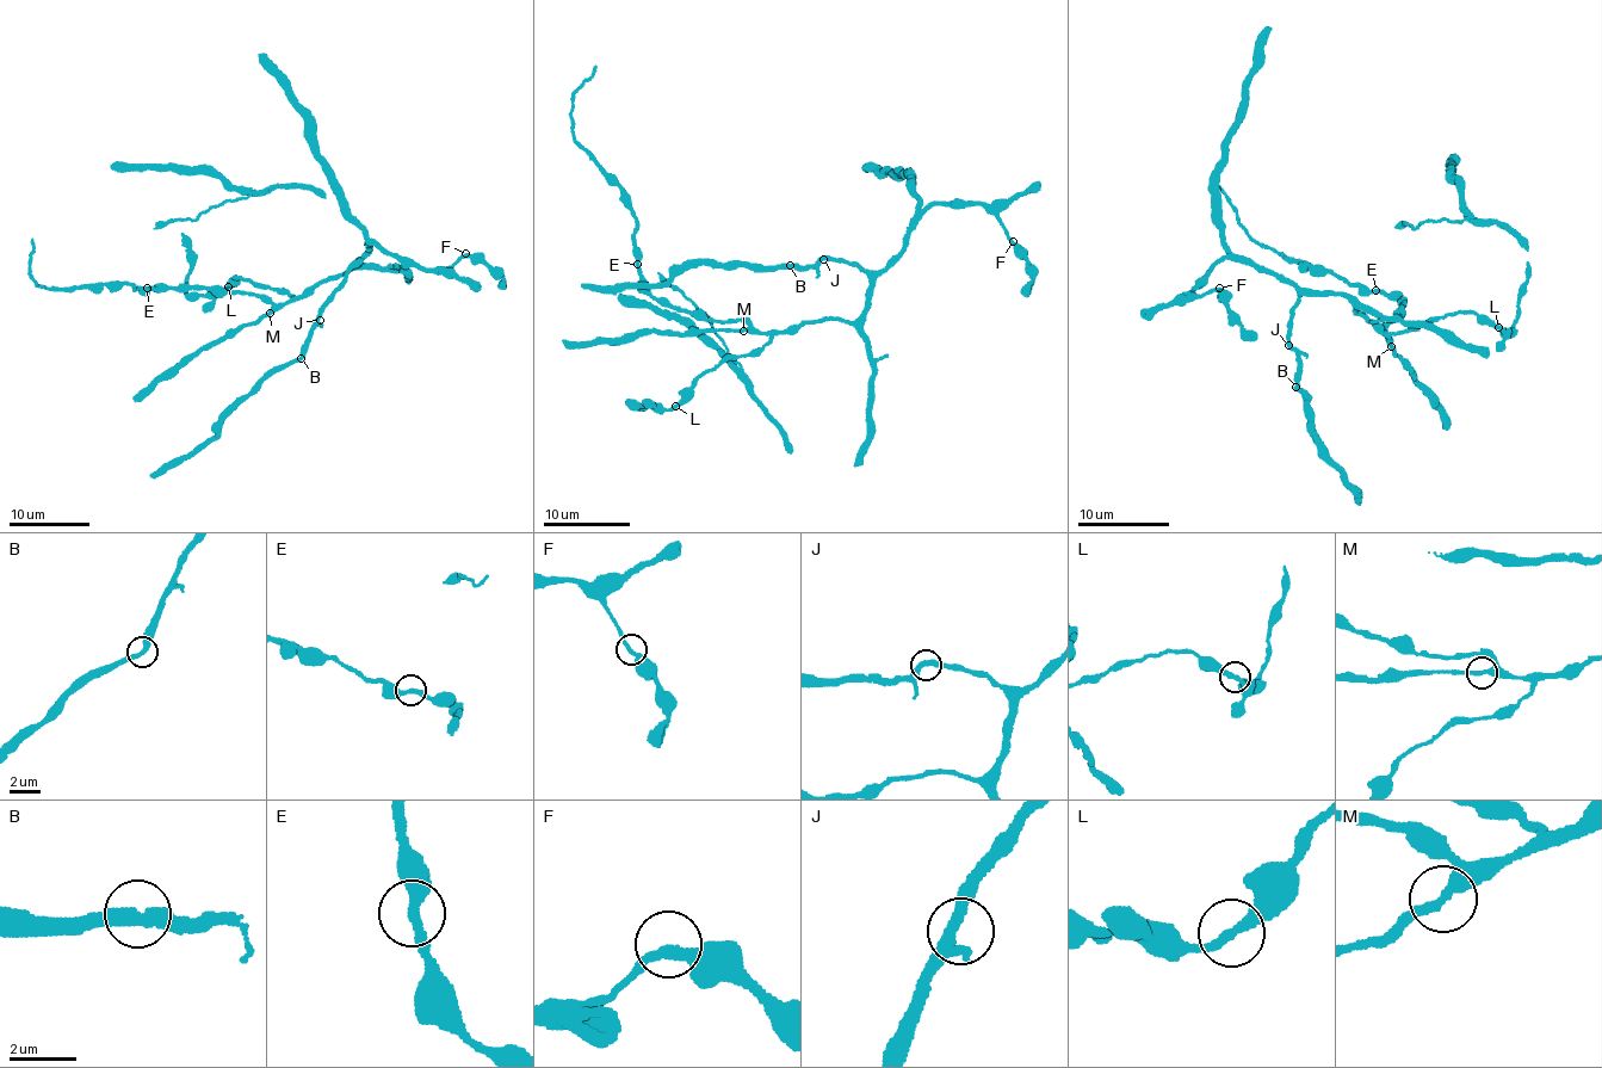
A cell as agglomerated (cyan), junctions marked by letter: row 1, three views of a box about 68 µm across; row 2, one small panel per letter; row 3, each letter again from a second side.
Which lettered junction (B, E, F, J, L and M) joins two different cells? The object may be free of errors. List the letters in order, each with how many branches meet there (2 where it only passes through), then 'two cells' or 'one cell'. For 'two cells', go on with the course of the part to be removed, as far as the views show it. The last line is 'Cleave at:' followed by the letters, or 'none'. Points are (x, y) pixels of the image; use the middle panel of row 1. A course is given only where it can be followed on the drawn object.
B: 2 | one cell
E: 2 | one cell
F: 2 | one cell
J: 2 | one cell
L: 2 | one cell
M: 2 | one cell
Cleave at: none

